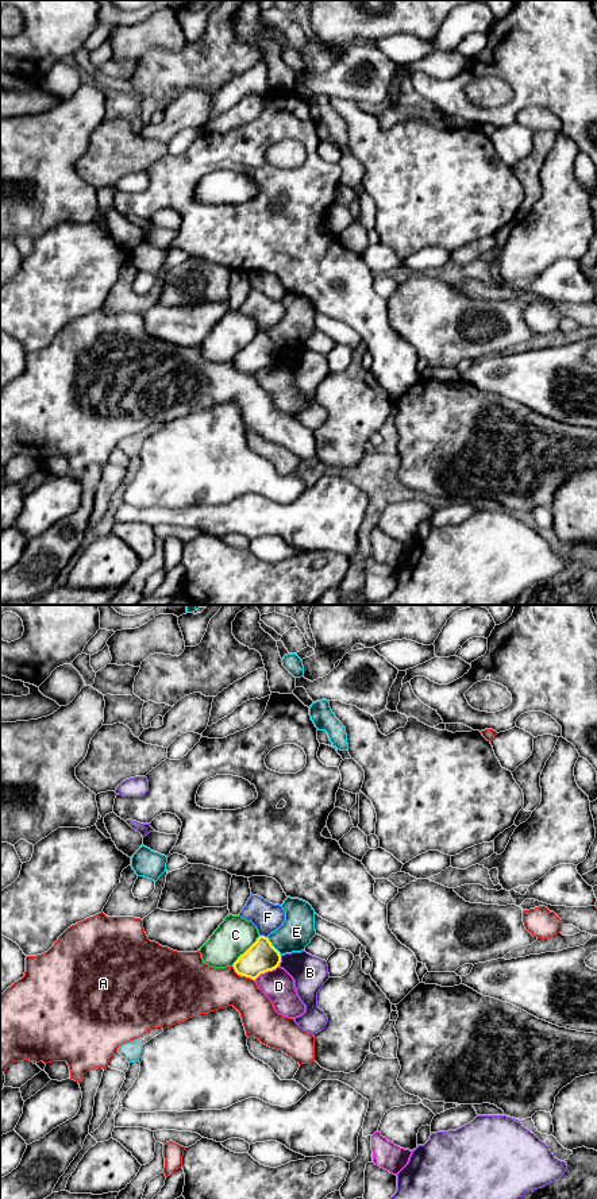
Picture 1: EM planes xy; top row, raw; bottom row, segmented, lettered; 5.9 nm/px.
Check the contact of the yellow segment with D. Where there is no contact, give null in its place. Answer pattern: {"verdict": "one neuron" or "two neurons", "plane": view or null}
{"verdict": "two neurons", "plane": "xy"}

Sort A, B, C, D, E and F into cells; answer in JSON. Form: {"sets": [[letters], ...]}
{"sets": [["A"], ["B"], ["C"], ["D"], ["E"], ["F"]]}

